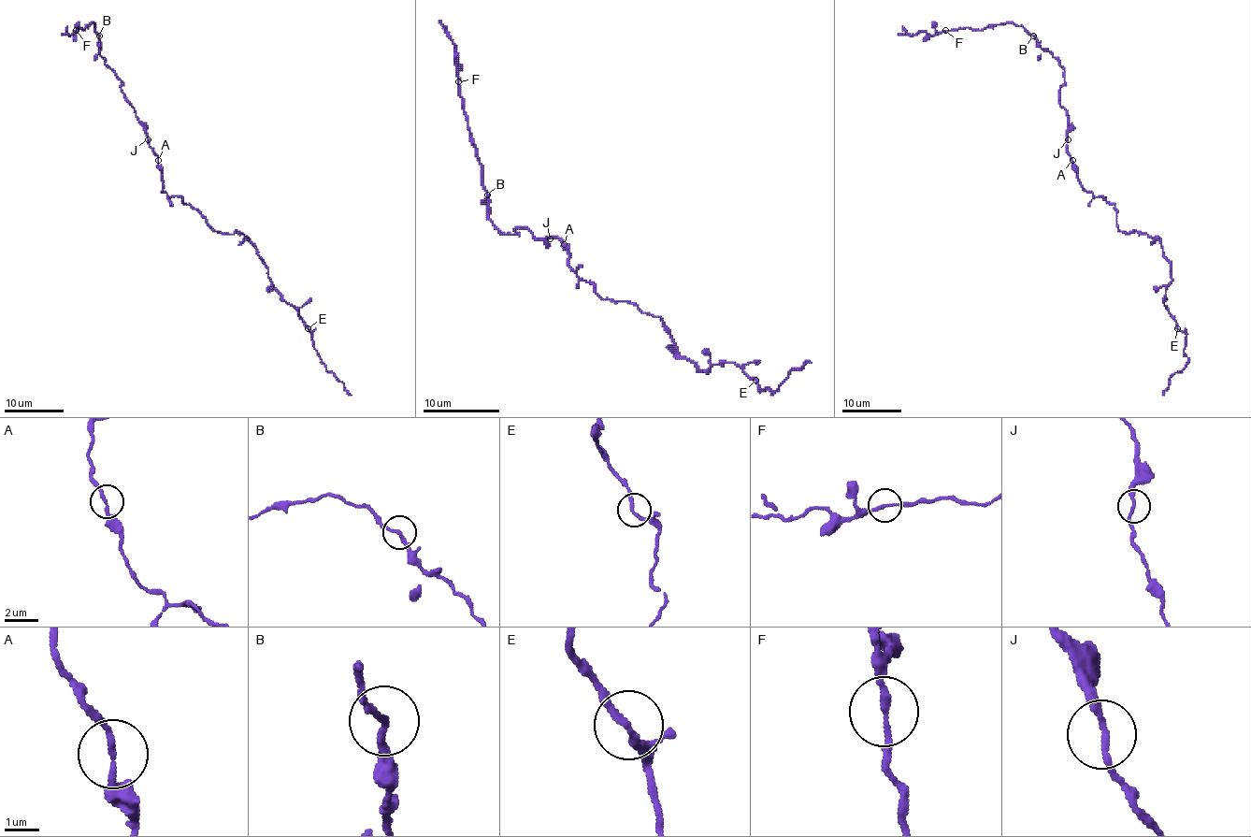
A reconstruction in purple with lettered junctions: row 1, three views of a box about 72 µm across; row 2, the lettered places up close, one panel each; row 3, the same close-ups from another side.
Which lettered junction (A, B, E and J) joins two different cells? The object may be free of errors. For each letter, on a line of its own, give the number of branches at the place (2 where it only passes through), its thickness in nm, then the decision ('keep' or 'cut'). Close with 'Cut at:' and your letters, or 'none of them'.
A: 2 | 170 nm | keep
B: 2 | 180 nm | keep
E: 2 | 190 nm | keep
J: 2 | 190 nm | keep
Cut at: none of them

